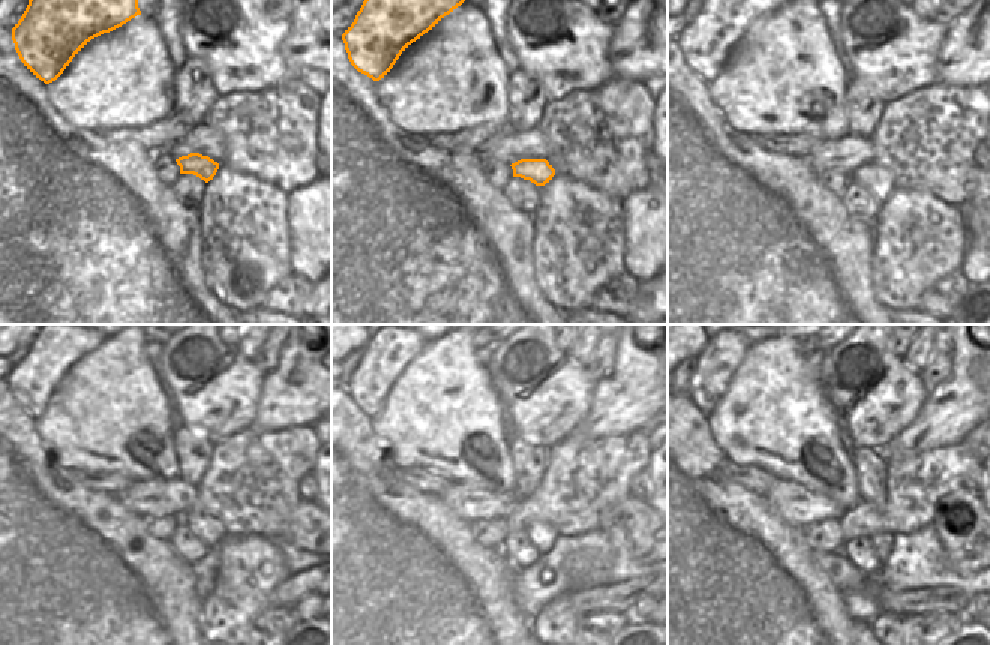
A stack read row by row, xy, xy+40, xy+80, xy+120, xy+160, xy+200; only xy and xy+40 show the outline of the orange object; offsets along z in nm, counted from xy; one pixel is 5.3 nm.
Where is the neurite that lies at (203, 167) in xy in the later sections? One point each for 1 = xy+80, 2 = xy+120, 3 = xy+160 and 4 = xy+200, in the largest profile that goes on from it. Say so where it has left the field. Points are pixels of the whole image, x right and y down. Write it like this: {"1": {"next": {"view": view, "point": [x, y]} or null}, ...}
{"1": {"next": {"view": "xy+80", "point": [873, 177]}}, "2": {"next": {"view": "xy+120", "point": [209, 530]}}, "3": {"next": {"view": "xy+160", "point": [543, 537]}}, "4": {"next": {"view": "xy+200", "point": [882, 542]}}}

